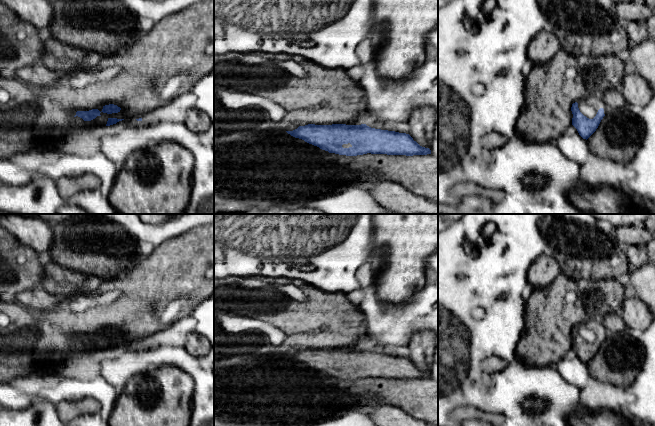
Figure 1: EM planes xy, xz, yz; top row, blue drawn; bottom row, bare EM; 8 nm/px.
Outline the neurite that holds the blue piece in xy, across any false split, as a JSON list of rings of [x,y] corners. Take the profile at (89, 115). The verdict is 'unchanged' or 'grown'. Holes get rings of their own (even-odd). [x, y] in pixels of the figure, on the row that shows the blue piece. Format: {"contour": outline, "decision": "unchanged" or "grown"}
{"contour": [[[92,109],[89,111],[77,111],[74,117],[78,116],[82,118],[84,121],[91,121],[95,119],[97,116],[101,116],[100,113],[101,112],[98,109]]], "decision": "unchanged"}

